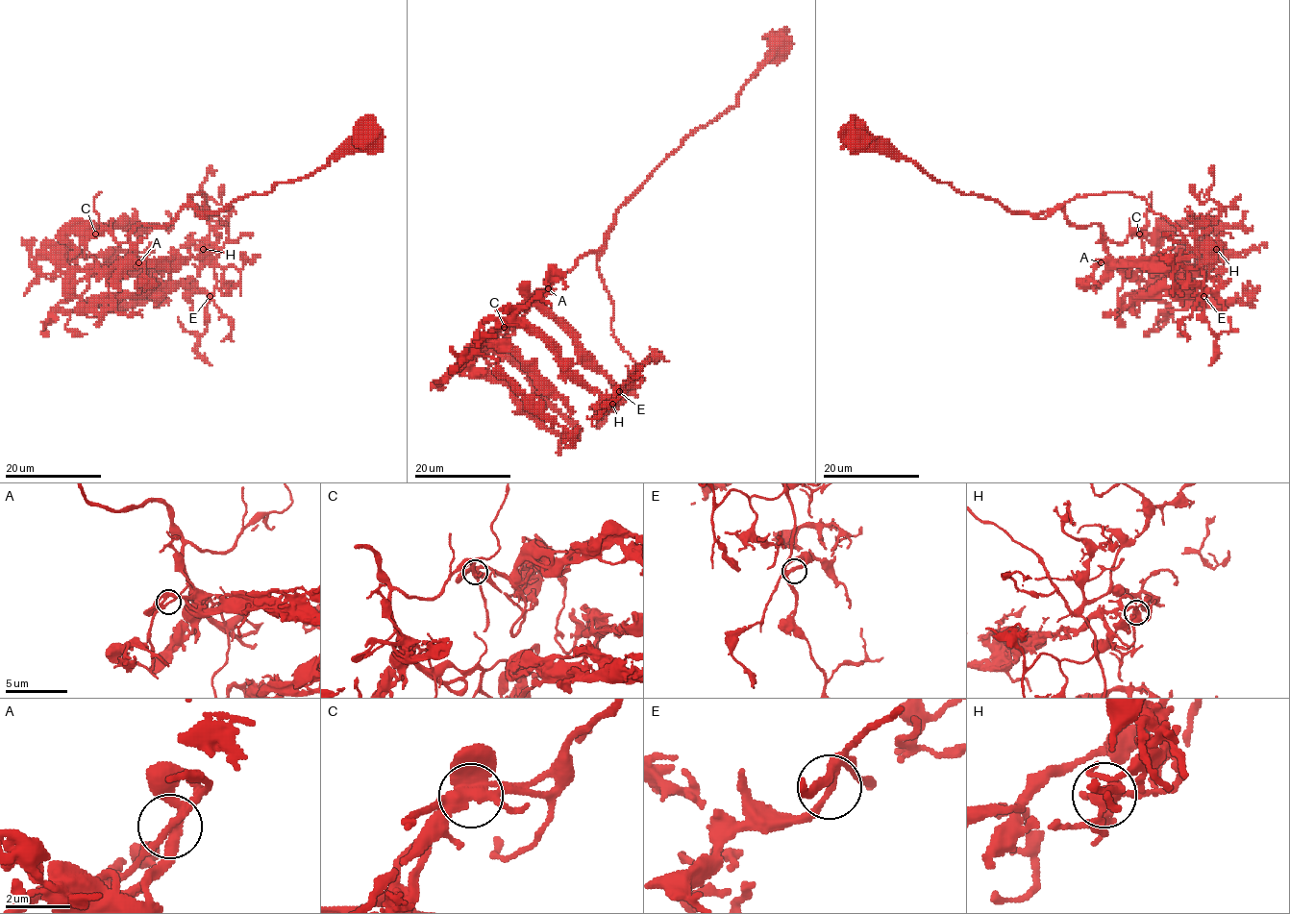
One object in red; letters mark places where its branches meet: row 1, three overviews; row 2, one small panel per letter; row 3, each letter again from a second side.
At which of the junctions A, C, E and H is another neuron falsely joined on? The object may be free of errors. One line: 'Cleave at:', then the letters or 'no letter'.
Cleave at: no letter

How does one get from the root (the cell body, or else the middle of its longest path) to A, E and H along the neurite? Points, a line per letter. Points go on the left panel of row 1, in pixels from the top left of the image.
A: (370, 137), (304, 178), (218, 211), (185, 206), (163, 228), (139, 224), (130, 237), (139, 262)
E: (370, 137), (304, 178), (218, 211), (199, 213), (188, 196), (204, 191), (204, 206), (227, 226), (210, 296)
H: (370, 137), (218, 211), (199, 213), (188, 196), (204, 191), (227, 226), (221, 249), (203, 249)

